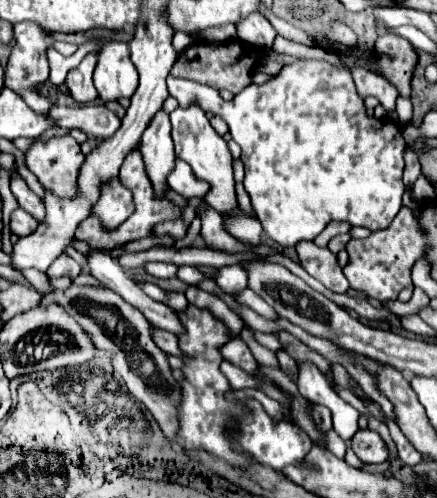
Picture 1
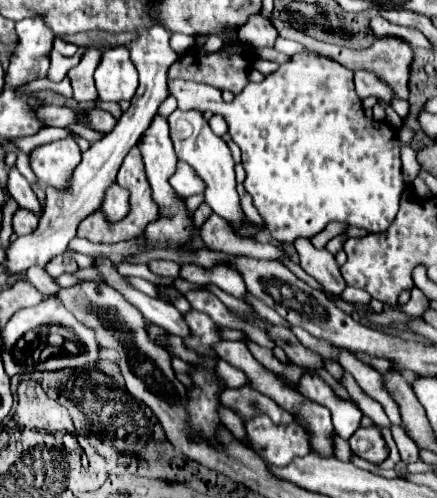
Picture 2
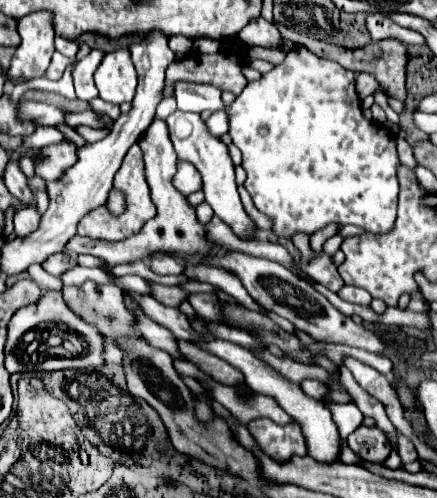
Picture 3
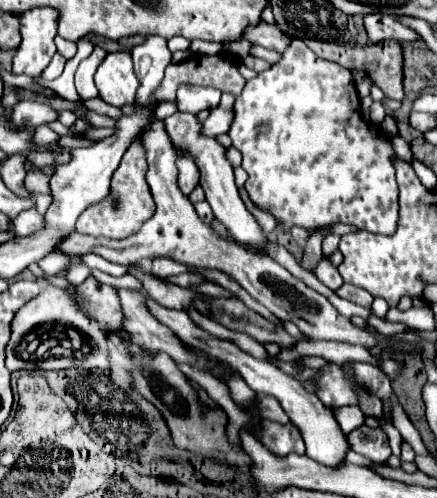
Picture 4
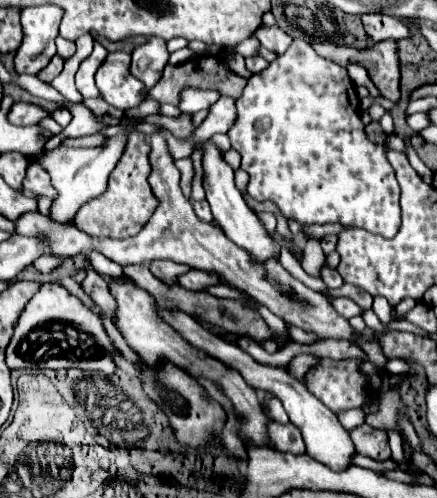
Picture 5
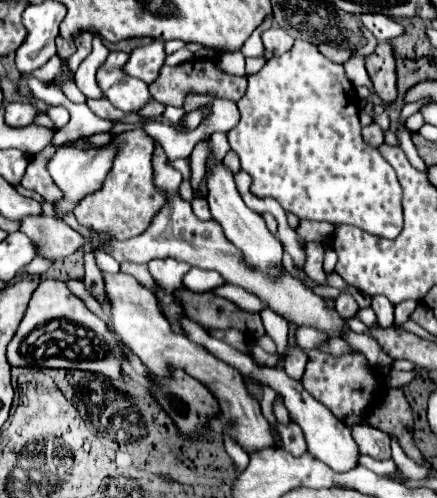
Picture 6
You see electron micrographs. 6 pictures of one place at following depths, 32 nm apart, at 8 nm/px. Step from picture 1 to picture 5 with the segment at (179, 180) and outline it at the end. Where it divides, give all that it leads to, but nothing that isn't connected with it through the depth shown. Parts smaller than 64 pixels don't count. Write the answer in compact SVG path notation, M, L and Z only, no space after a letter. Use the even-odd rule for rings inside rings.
M182 158L182 160L176 160L176 168L180 170L180 188L182 188L182 192L186 194L186 198L190 198L192 178L194 178L192 158Z

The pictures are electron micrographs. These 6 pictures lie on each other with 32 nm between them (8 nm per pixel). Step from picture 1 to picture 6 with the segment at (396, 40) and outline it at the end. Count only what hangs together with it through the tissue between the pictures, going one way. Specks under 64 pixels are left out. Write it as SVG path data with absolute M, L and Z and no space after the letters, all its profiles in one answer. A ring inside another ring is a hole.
M378 42L376 50L364 60L376 94L386 102L394 102L398 96L398 90L396 90L396 60L392 52L392 44Z

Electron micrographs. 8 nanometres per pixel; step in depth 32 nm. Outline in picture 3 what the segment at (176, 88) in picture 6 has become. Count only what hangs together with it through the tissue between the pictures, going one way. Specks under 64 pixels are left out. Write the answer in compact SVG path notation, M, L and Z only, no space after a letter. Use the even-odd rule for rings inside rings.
M238 50L238 54L230 52L230 56L226 52L186 54L168 66L166 96L172 96L172 84L178 80L212 84L220 90L230 90L232 94L238 96L242 92L242 88L246 86L242 66L246 66L246 56L240 56L240 50Z

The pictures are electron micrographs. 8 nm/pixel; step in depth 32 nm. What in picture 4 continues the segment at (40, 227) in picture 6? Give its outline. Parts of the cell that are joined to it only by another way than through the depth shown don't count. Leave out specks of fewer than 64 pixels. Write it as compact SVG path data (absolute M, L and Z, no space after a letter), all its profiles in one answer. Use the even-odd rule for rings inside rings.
M154 120L150 124L150 130L142 134L142 146L146 150L146 162L148 172L146 180L152 190L152 198L156 202L156 214L136 232L134 236L128 236L124 240L96 240L92 236L80 236L74 232L60 244L60 252L68 256L82 256L82 254L98 254L114 264L138 264L146 258L156 256L168 256L176 262L182 262L186 266L194 268L216 268L226 272L230 278L234 278L254 300L264 304L276 318L294 322L300 332L304 332L312 340L334 340L334 342L348 342L362 348L378 348L378 342L374 334L370 334L366 328L358 328L350 322L350 318L342 316L322 294L308 288L302 280L294 278L284 266L280 266L274 260L268 260L266 256L252 256L248 250L238 248L220 236L212 232L212 228L204 222L200 222L194 206L190 200L176 188L176 150L170 142L170 136L164 128L162 120ZM36 208L24 210L14 218L14 234L16 236L30 236L32 232L36 232L36 228L40 228L42 222L44 222L44 216L38 214Z

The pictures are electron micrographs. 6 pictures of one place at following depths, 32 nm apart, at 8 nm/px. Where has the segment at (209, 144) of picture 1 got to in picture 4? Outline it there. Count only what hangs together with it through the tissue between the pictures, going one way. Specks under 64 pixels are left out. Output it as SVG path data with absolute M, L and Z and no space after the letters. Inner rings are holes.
M176 112L176 114L168 116L164 120L164 124L168 128L168 134L170 134L170 140L172 140L174 148L182 152L180 156L186 156L186 158L194 160L194 164L198 166L198 170L202 174L200 184L202 184L202 188L206 192L206 202L210 204L214 216L230 230L230 234L240 244L252 244L256 248L264 246L266 238L262 236L262 228L258 226L254 216L246 210L246 206L244 206L244 202L242 202L242 198L238 194L238 188L234 184L234 168L232 168L230 160L226 158L226 148L216 138L210 138L210 136L202 134L202 122L198 120L196 114Z

